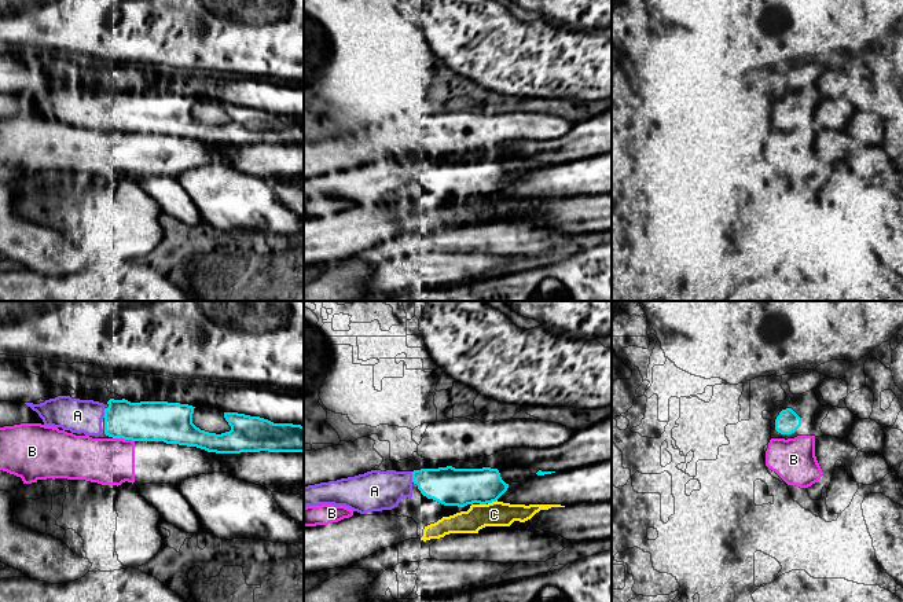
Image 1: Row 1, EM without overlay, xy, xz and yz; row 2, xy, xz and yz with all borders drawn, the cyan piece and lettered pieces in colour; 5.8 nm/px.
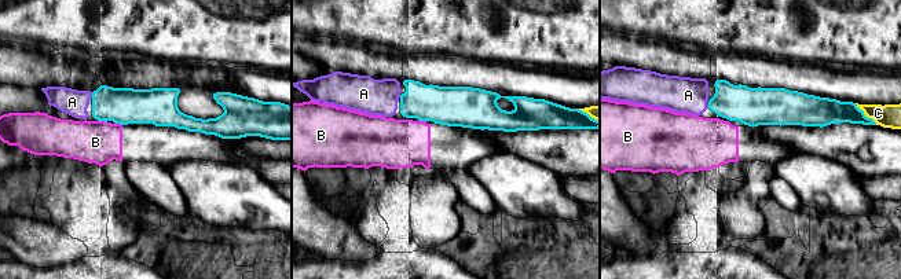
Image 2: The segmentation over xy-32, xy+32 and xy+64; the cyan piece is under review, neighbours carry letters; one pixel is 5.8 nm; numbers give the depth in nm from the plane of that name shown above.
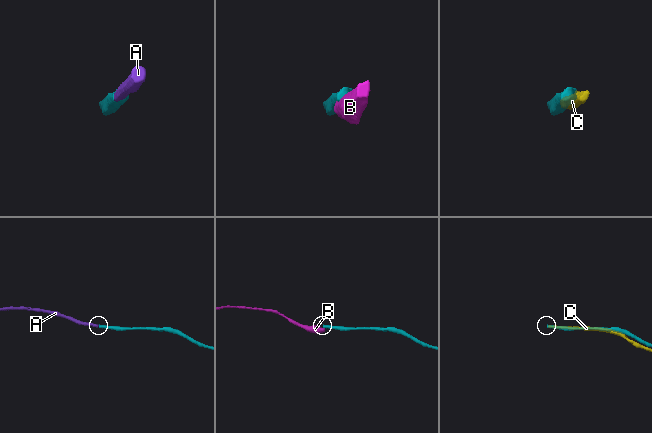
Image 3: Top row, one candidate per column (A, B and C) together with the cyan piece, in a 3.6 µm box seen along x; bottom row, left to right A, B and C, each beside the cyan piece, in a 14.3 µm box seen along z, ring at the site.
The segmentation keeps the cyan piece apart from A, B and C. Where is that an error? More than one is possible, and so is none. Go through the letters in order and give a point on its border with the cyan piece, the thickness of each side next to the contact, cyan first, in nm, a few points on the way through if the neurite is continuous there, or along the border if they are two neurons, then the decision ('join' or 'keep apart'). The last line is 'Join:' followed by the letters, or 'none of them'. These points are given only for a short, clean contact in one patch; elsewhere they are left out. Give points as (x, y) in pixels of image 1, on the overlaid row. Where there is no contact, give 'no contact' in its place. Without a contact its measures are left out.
A: xz (413, 477) | 220/240 nm | join
B: xy (124, 439) | 240/280 nm | keep apart
C: xz (492, 500) | 220/140 nm | keep apart
Join: A

